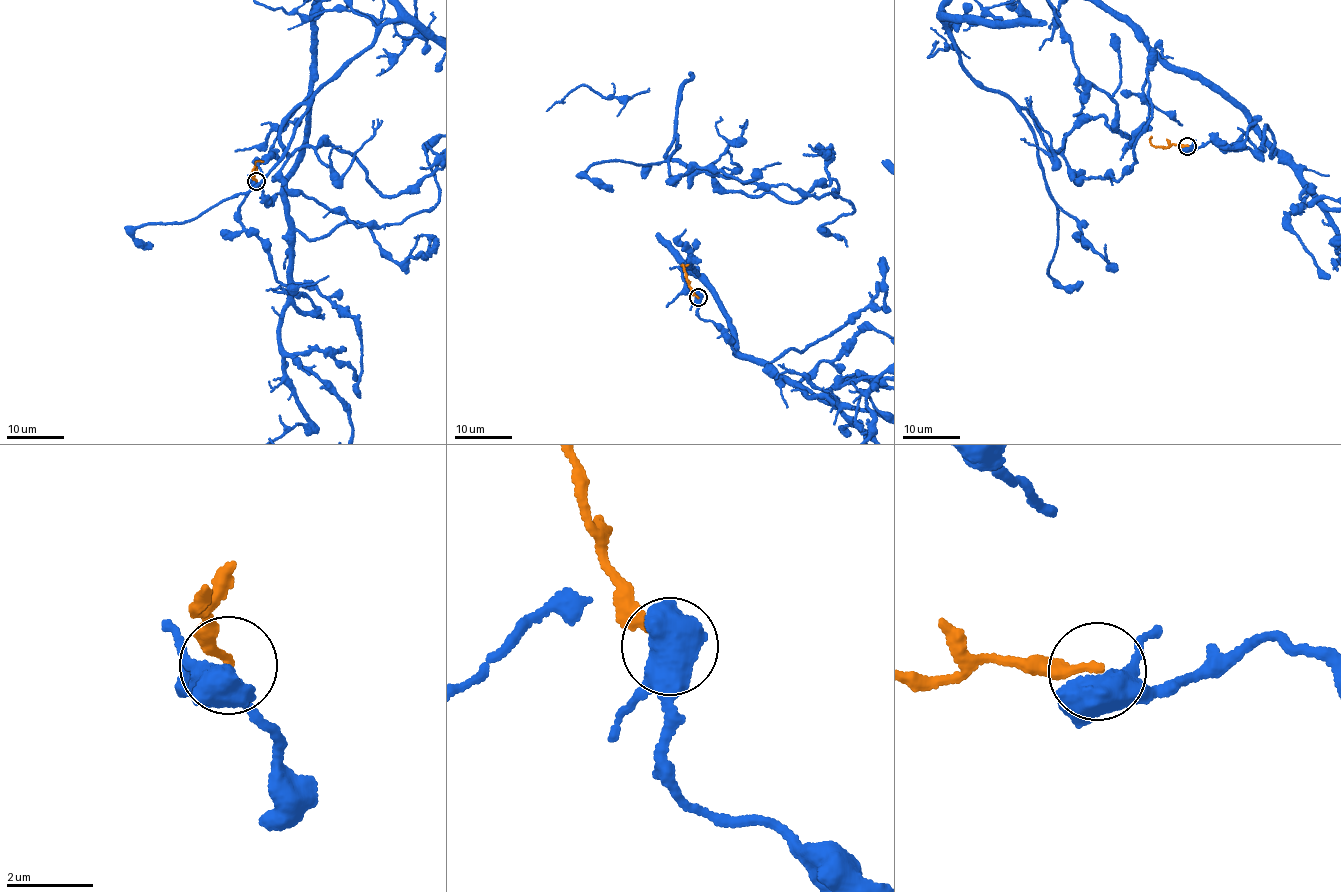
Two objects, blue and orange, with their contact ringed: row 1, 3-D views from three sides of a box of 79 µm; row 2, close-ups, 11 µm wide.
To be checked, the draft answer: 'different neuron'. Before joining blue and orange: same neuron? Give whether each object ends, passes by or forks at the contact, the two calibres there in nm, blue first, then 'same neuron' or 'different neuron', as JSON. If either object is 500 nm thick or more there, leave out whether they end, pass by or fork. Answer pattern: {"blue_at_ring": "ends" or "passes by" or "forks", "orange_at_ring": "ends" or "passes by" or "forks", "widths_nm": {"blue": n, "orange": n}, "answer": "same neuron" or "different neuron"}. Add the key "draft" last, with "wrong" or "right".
{"widths_nm": {"blue": 550, "orange": 190}, "answer": "different neuron", "draft": "right"}

